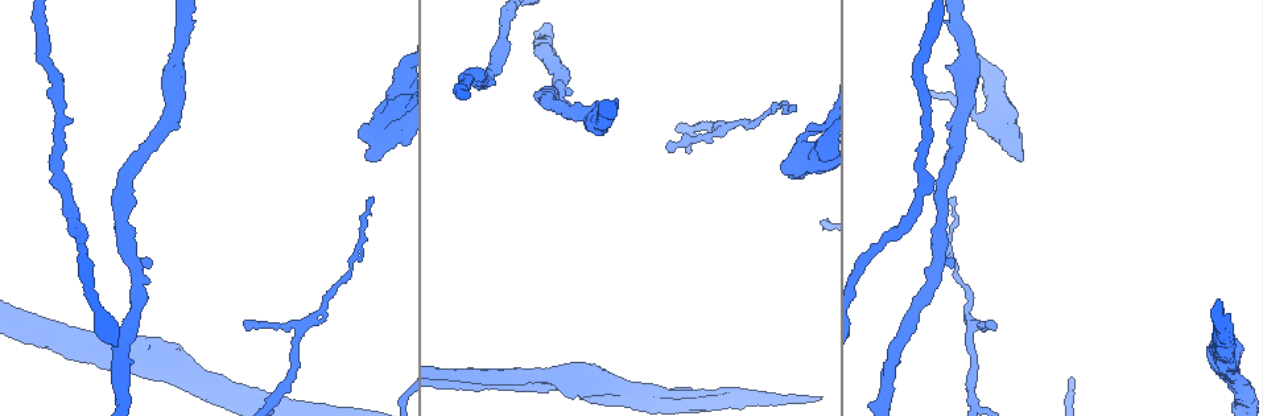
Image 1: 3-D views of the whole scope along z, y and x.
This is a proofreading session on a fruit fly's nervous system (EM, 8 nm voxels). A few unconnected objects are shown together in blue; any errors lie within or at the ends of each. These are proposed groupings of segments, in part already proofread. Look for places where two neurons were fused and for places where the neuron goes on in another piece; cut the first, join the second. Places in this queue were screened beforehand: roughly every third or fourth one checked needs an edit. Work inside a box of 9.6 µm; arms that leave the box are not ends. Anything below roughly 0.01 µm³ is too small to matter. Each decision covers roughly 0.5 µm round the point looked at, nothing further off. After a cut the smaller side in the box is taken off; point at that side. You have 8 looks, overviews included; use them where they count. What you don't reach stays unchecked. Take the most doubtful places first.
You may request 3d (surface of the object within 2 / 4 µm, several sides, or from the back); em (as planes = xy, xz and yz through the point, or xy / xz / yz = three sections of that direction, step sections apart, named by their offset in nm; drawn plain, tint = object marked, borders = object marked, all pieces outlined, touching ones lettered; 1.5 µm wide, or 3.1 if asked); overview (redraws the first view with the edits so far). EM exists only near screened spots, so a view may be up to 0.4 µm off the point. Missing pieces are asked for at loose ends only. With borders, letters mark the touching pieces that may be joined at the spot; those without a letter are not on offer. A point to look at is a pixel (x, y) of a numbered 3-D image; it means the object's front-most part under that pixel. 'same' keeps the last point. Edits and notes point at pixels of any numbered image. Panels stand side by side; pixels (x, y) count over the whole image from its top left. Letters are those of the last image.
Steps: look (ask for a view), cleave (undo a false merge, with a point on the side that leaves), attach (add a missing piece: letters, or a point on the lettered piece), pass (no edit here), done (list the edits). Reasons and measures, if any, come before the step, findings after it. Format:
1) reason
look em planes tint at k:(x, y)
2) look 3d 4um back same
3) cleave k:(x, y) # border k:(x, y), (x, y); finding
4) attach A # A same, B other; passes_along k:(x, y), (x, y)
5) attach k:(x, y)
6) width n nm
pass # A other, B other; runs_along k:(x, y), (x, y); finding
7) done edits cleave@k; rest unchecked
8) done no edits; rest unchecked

thick end
look em xz step 4 borders at 1:(791, 178)

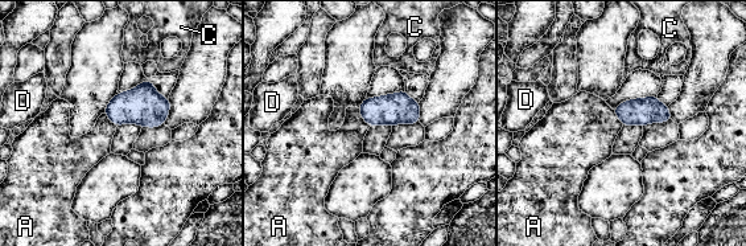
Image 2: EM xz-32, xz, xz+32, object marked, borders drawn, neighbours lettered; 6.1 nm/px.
look em planes borders same

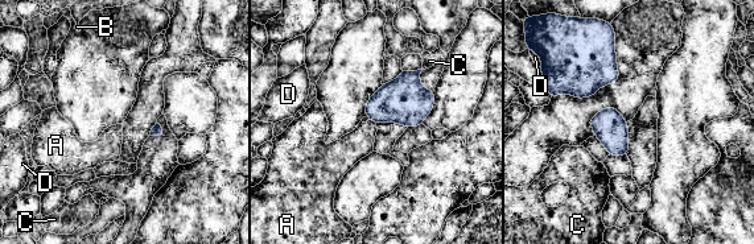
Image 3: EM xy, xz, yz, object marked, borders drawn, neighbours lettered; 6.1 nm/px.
pass # A other, B other, C other, D other; border 3:(366, 115), (375, 124); none of them fits

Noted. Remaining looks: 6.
closes a loop
look em xz step 8 borders at 1:(46, 332)

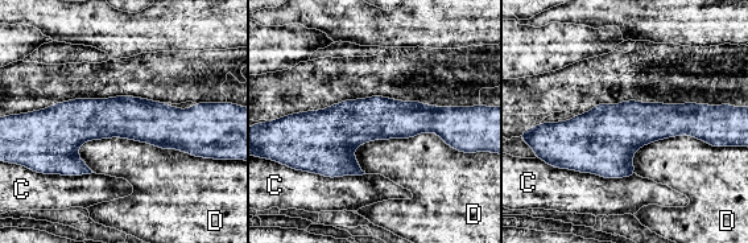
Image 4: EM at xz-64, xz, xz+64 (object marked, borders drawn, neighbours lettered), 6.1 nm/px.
pass # C other, D other; runs_along 4:(42, 120), (201, 123); one neuron here

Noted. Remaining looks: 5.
look 3d 2um at 1:(796, 106)

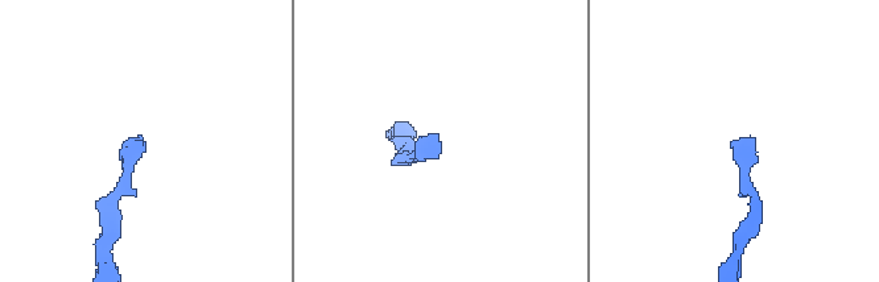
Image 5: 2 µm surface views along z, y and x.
look em xz step 4 tint at 5:(138, 144)

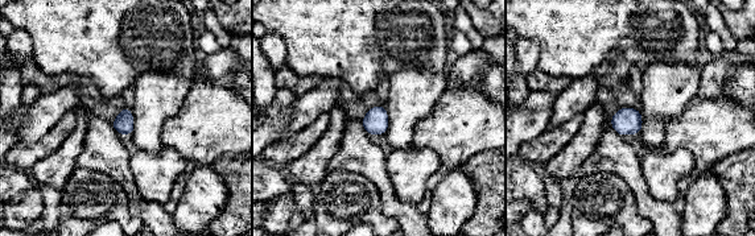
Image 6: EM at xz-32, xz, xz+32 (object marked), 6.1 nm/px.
cut it another way
look em planes borders same

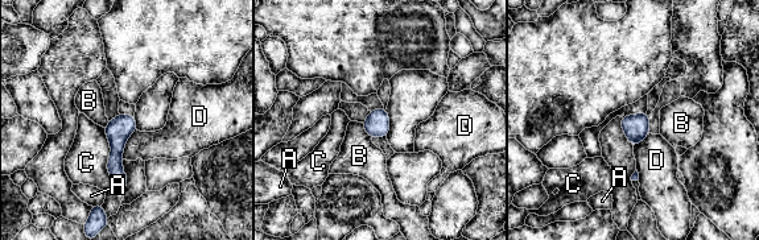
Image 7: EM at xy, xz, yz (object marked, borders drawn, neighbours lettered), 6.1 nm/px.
pass # A other, B other, C other, D other; border 7:(136, 129), (128, 137), (122, 158); none of them fits

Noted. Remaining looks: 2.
done no edits; rest unchecked

